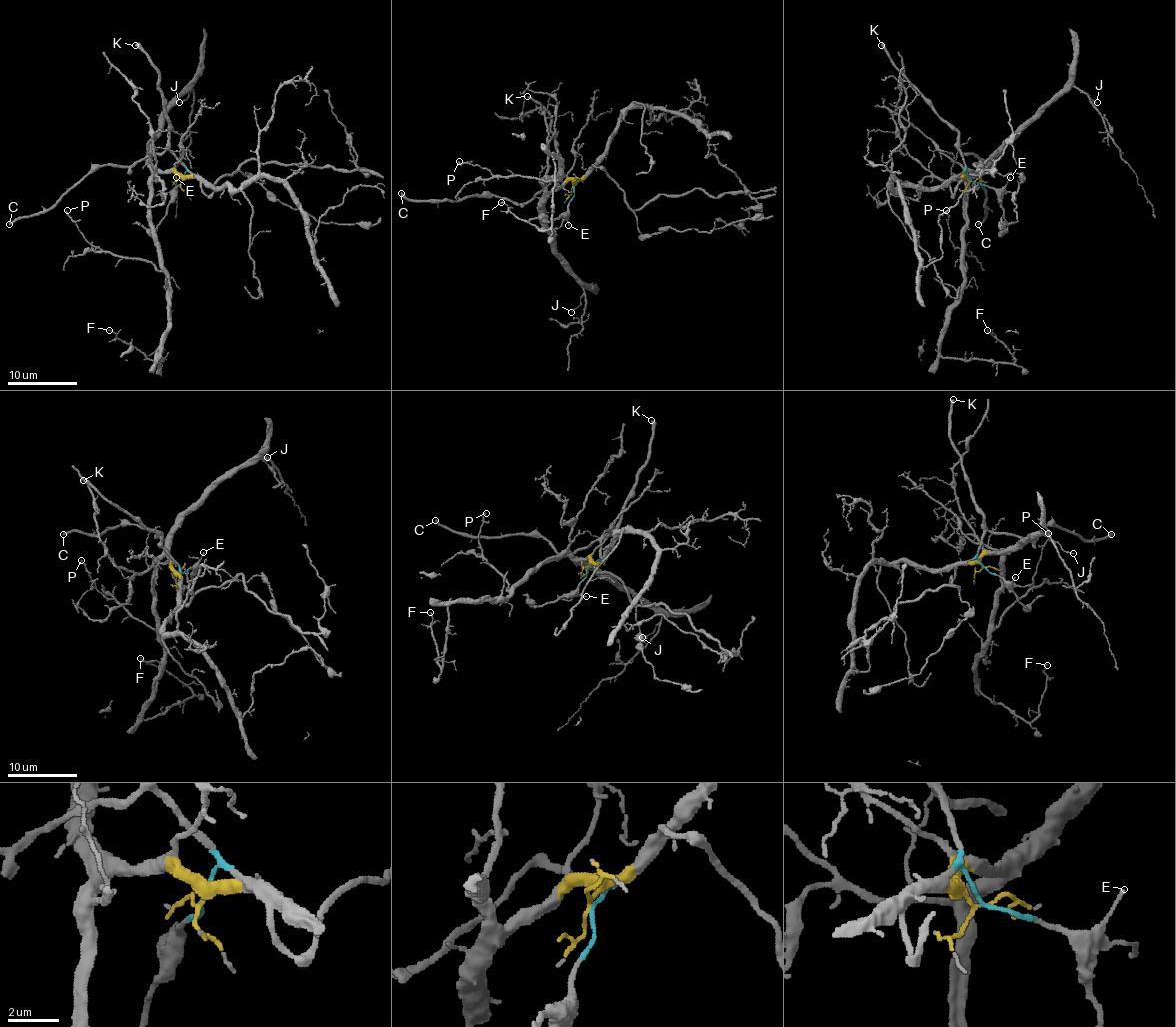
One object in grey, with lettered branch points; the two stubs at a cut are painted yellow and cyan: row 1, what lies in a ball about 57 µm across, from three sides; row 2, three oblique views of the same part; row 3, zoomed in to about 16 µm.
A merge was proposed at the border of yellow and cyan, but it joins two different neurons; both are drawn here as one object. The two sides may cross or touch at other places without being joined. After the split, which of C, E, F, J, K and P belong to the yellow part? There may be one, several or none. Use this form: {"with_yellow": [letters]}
{"with_yellow": ["F", "J", "P"]}

